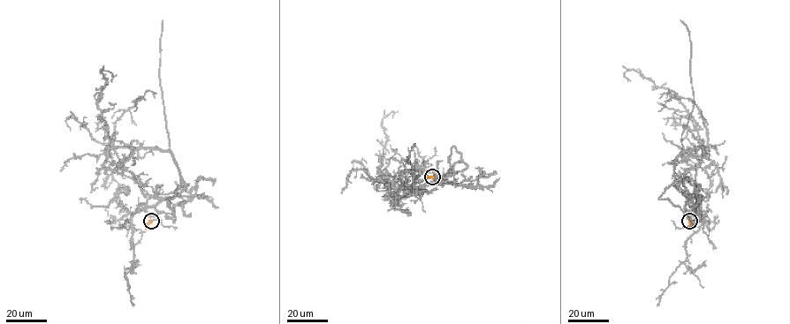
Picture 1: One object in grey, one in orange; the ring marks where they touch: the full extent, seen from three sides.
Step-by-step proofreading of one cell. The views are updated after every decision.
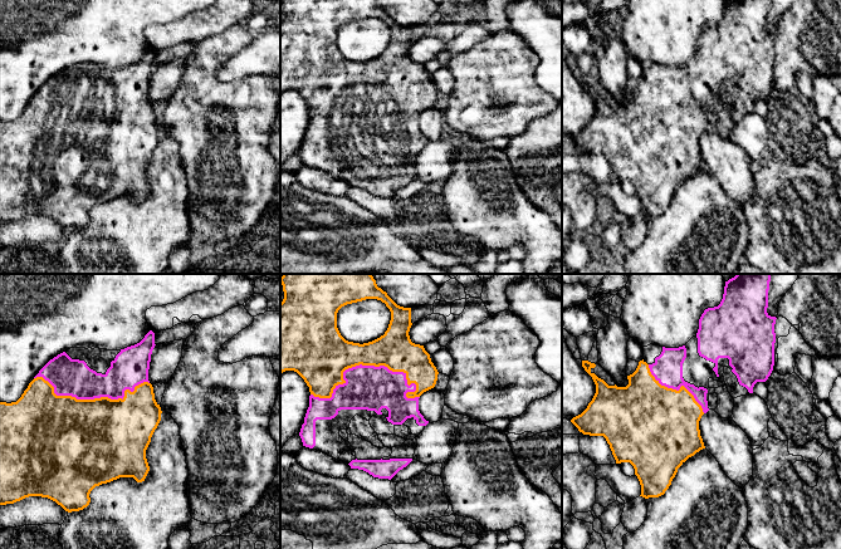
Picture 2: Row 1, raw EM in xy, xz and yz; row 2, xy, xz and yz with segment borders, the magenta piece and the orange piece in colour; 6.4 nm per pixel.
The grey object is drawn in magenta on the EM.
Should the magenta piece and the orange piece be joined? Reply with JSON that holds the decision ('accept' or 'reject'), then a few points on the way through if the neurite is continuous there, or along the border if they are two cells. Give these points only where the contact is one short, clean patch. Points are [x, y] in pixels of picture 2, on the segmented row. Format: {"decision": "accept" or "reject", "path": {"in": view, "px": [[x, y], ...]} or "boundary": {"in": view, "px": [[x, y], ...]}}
{"decision": "accept"}

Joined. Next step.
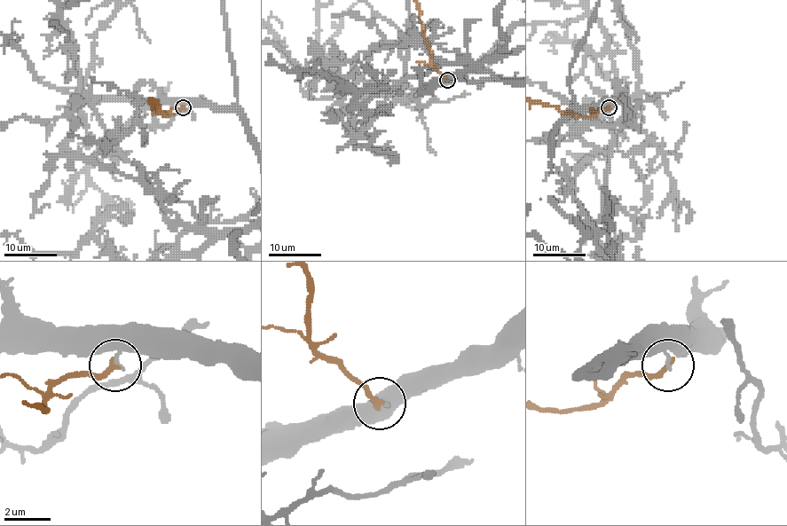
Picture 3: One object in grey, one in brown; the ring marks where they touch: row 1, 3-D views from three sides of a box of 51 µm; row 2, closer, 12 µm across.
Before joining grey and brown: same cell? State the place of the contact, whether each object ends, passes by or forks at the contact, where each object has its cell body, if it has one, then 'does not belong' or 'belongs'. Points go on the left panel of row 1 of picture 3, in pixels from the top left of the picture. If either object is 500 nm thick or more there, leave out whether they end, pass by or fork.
at (183, 107); grey ends there; brown ends there; no cell body on grey; no cell body on brown; does not belong

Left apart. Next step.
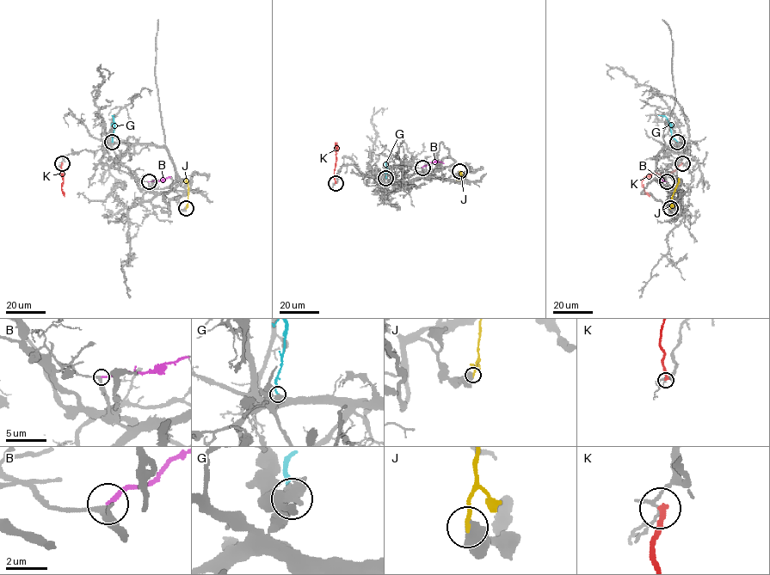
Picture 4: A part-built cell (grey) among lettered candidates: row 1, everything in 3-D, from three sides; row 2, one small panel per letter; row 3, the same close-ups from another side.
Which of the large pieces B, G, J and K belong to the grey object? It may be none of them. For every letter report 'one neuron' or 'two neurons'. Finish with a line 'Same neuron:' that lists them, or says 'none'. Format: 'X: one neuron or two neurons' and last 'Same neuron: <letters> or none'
B: one neuron
G: two neurons
J: two neurons
K: two neurons
Same neuron: B

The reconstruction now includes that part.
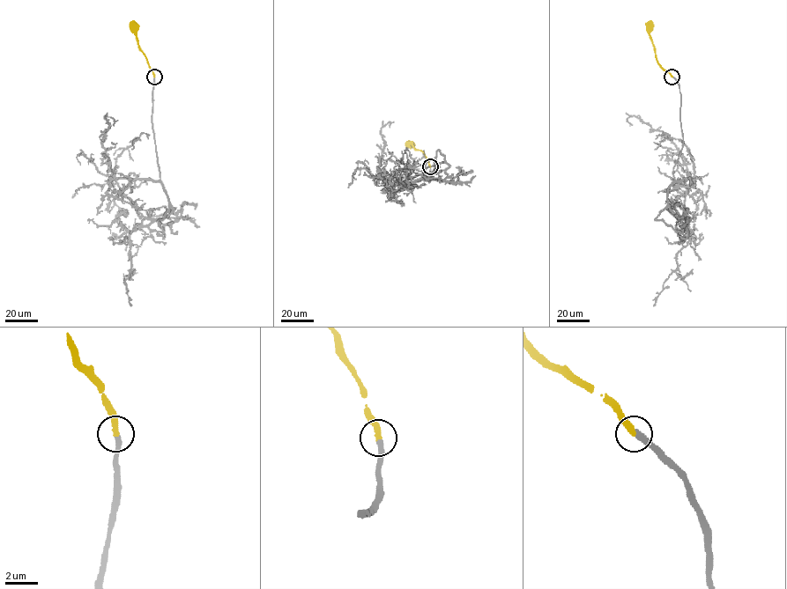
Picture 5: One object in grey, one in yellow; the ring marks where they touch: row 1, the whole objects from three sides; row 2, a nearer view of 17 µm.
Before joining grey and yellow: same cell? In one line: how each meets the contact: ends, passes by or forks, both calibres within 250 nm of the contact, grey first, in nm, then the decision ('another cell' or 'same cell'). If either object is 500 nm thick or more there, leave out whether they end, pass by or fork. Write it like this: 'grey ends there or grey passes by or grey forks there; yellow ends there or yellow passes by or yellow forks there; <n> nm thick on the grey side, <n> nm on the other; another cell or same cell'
grey ends there; yellow ends there; 360 nm thick on the grey side, 360 nm on the other; same cell

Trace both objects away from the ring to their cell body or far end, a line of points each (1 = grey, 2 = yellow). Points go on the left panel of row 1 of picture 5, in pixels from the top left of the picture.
1: (154, 77), (152, 121), (157, 164), (159, 181), (173, 211), (131, 232), (131, 268), (125, 280), (131, 305)
2: (154, 77), (137, 43), (134, 26)

